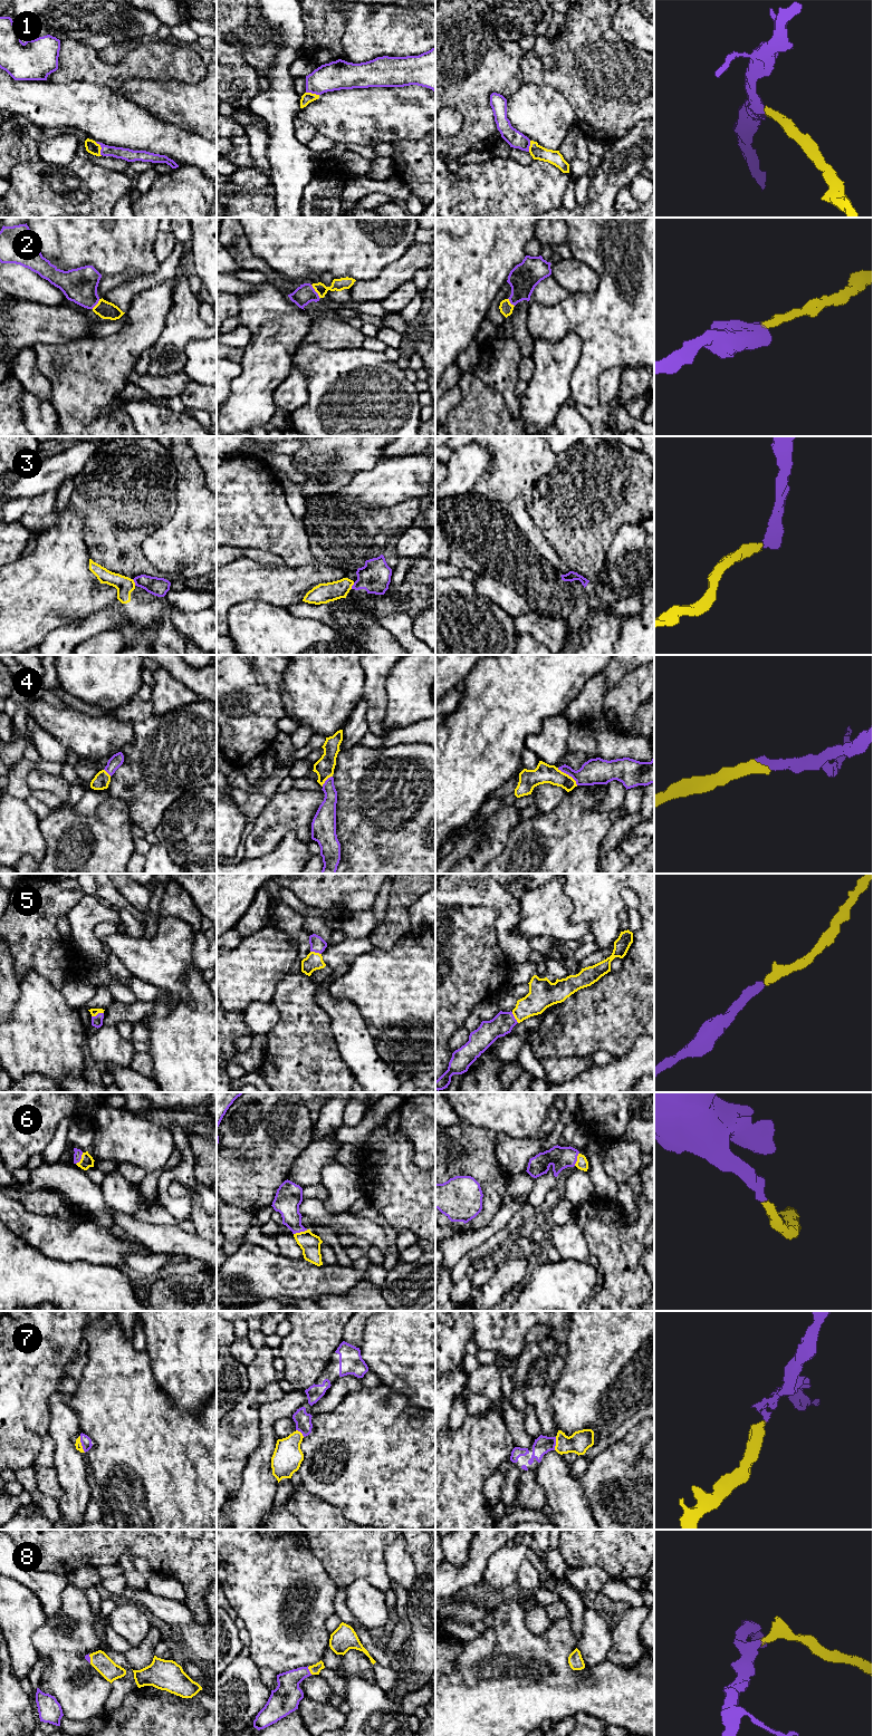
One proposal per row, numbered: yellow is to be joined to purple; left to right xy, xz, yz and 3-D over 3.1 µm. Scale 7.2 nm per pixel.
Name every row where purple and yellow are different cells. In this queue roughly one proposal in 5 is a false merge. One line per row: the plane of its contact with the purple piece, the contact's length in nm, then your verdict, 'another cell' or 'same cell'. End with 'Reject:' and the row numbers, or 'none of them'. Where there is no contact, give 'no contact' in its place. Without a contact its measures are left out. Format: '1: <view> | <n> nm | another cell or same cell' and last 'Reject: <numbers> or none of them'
1: xy | 110 nm | same cell
2: xz | 120 nm | same cell
3: xy | 50 nm | another cell
4: yz | 200 nm | same cell
5: xy | 90 nm | same cell
6: xz | 110 nm | same cell
7: xy | 130 nm | same cell
8: xz | 70 nm | same cell
Reject: 3

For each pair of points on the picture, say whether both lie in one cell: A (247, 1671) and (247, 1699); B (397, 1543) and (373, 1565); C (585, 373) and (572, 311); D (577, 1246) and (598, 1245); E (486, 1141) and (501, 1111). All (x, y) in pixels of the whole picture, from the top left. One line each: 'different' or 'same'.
A: same
B: different
C: same
D: different
E: different

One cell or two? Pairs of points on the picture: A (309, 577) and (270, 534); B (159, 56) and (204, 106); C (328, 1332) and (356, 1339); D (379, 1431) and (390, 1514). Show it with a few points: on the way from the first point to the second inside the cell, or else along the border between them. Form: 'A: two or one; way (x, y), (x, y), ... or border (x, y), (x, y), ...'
A: two; border (315, 558), (312, 562), (299, 566), (285, 565)
B: two; border (204, 76), (197, 83), (156, 79)
C: two; border (347, 1322), (342, 1340)
D: one; way (379, 1452), (379, 1458), (386, 1468), (387, 1494)

